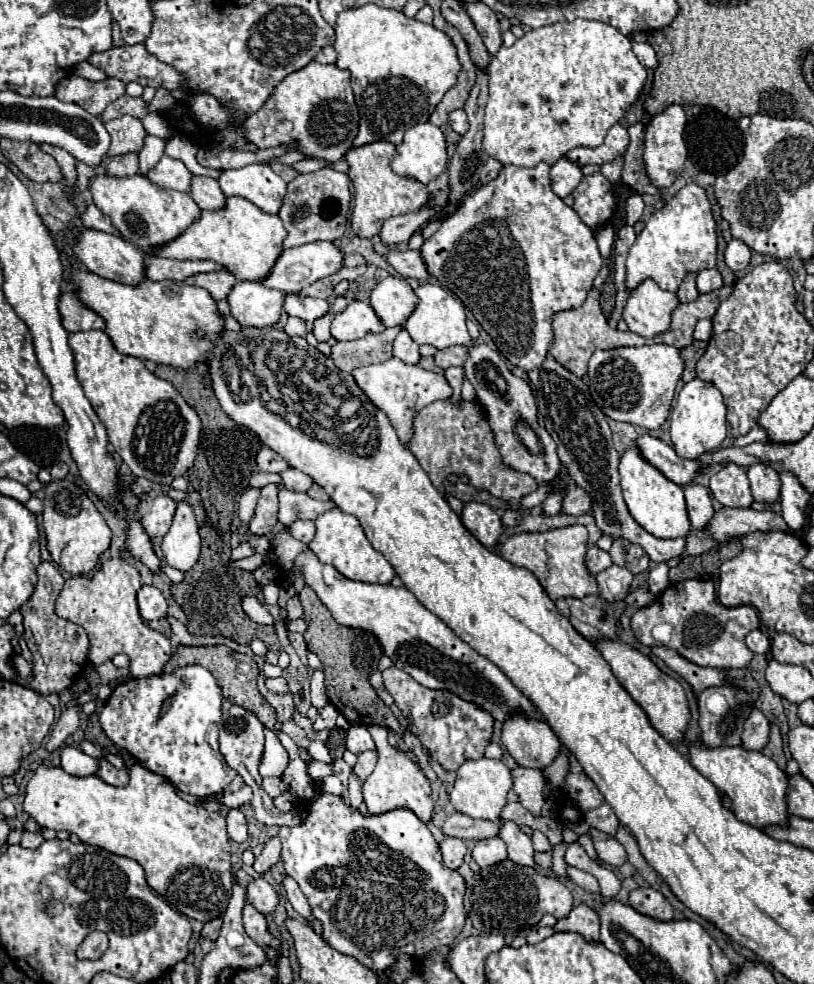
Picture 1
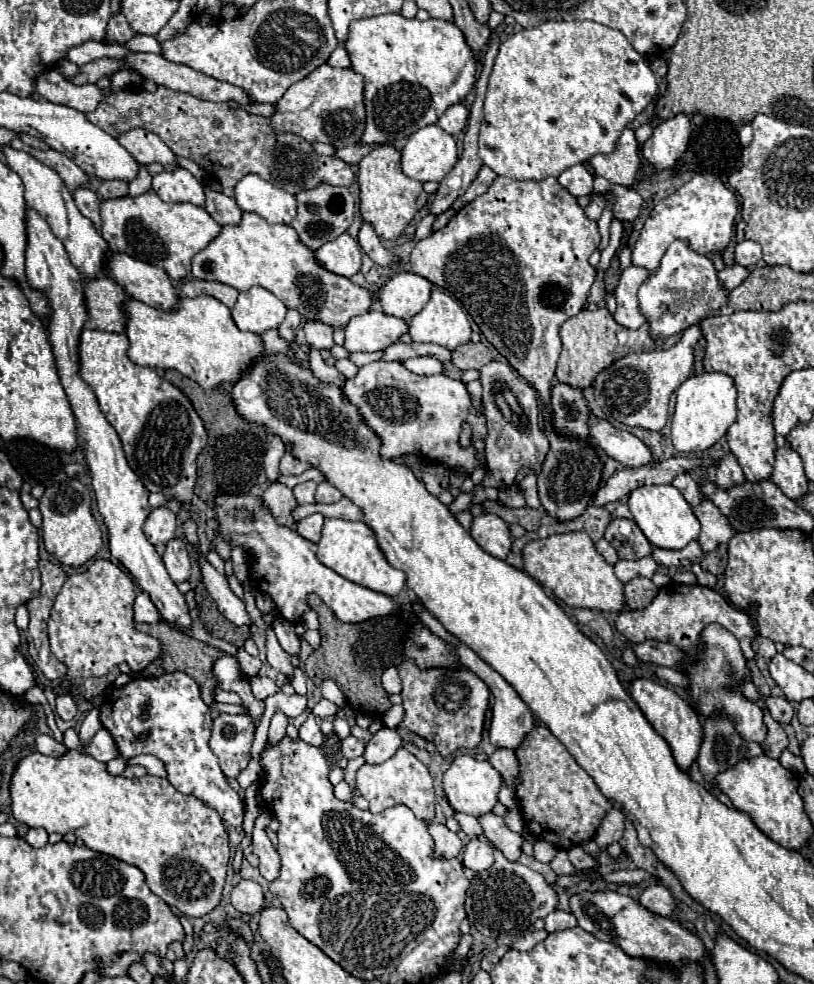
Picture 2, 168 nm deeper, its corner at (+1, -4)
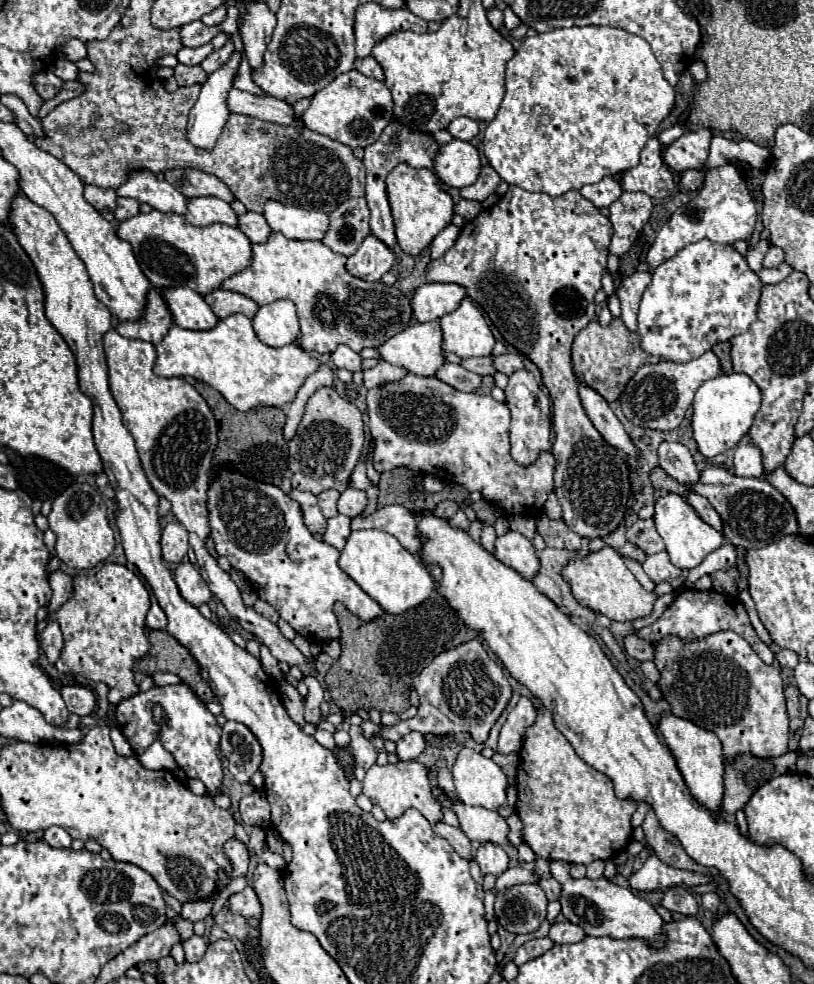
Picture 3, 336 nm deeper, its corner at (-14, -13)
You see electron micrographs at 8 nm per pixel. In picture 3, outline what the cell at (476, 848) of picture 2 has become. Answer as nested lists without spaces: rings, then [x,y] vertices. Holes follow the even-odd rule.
[[[482,843],[476,851],[476,863],[480,865],[484,875],[496,875],[500,877],[508,869],[508,855],[500,845],[494,843]]]

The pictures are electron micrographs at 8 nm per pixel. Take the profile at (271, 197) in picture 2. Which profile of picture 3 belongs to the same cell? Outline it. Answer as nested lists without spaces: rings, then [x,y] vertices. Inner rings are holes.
[[[268,199],[264,203],[264,217],[272,231],[288,239],[316,239],[320,241],[328,231],[328,215],[322,211],[308,211],[294,205]]]

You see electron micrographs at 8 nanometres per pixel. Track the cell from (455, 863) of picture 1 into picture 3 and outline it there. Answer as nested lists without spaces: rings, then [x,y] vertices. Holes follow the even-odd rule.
[[[436,823],[434,825],[434,831],[438,833],[438,835],[442,835],[452,847],[454,847],[454,851],[460,855],[460,857],[464,857],[464,859],[470,859],[472,857],[472,843],[470,843],[470,839],[460,831],[460,829],[456,829],[456,827],[450,827],[450,825],[446,825],[446,823]]]

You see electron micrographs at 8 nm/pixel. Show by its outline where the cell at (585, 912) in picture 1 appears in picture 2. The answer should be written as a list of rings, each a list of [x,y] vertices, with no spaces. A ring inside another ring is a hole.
[[[555,910],[545,918],[545,930],[547,932],[561,932],[567,928],[577,926],[577,920],[571,912],[563,912],[563,910]]]

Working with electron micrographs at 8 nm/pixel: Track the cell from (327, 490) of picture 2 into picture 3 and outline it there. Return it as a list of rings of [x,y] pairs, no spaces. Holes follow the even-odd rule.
[[[346,489],[340,499],[338,499],[338,513],[346,515],[346,517],[356,517],[364,511],[366,507],[366,493],[358,491],[358,489]]]

